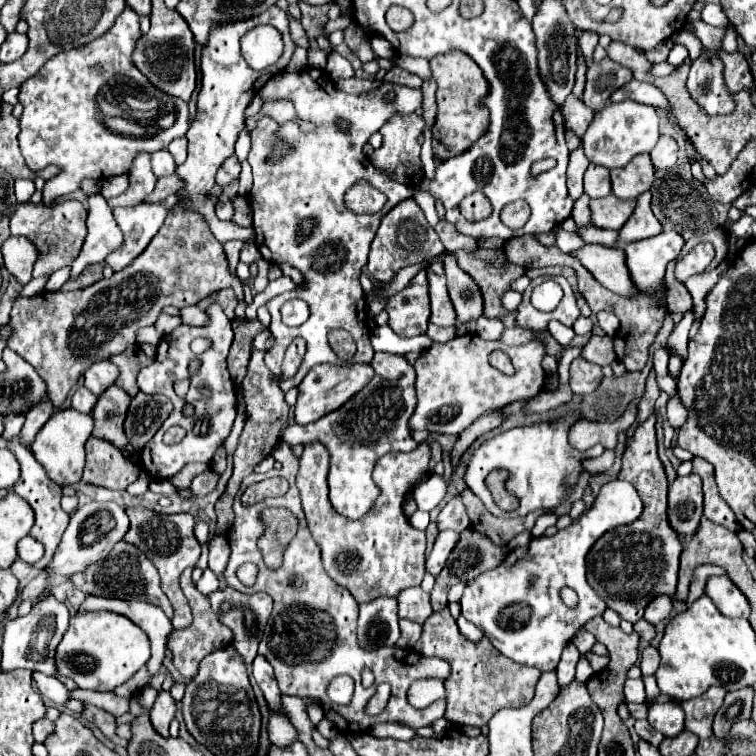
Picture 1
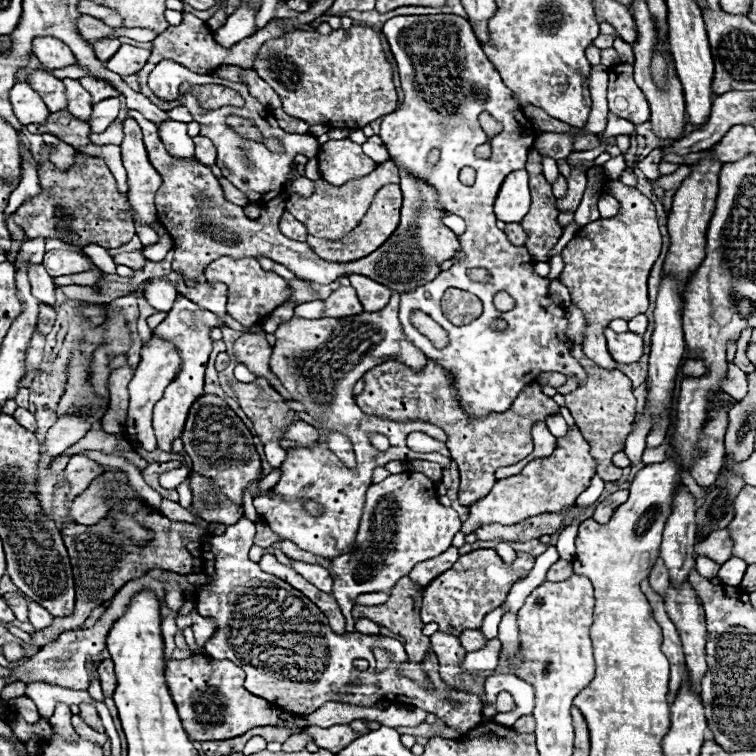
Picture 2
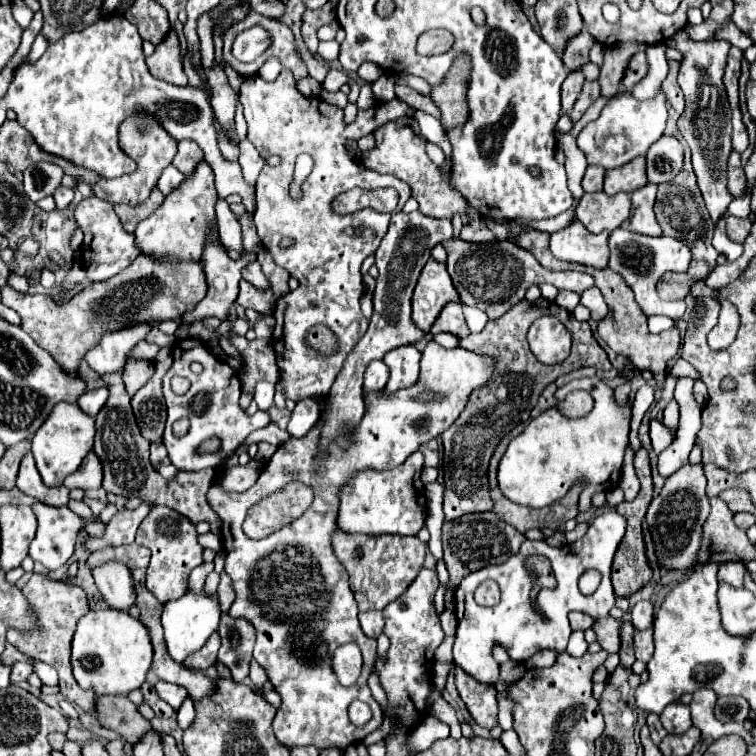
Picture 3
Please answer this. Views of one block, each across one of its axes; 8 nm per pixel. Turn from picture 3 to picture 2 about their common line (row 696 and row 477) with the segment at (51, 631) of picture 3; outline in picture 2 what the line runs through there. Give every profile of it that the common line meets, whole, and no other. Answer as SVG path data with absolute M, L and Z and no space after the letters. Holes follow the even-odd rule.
M84 452L72 456L70 462L68 462L68 466L66 466L66 470L64 470L64 478L72 486L68 496L74 498L74 496L78 496L78 492L84 492L86 486L96 476L100 476L102 472L104 472L104 466L98 464L98 462L94 462L94 460L90 460Z

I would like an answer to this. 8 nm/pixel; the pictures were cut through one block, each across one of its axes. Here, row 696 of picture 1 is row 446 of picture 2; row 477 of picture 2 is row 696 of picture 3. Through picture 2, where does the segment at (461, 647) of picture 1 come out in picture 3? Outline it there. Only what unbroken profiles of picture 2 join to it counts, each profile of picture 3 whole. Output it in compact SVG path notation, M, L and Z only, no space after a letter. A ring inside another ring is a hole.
M454 668L456 688L464 700L470 716L476 724L484 728L496 726L496 690L494 686L484 686L476 678L470 678L462 668Z

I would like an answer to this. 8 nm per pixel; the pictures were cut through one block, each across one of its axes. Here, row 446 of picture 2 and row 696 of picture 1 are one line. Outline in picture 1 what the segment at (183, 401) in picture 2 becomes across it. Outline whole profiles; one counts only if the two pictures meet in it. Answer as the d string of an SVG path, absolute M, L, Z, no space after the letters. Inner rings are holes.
M160 692L156 702L154 702L154 708L150 710L150 722L160 736L164 736L164 738L170 736L168 726L170 726L174 714L176 714L174 698L170 696L170 692Z

